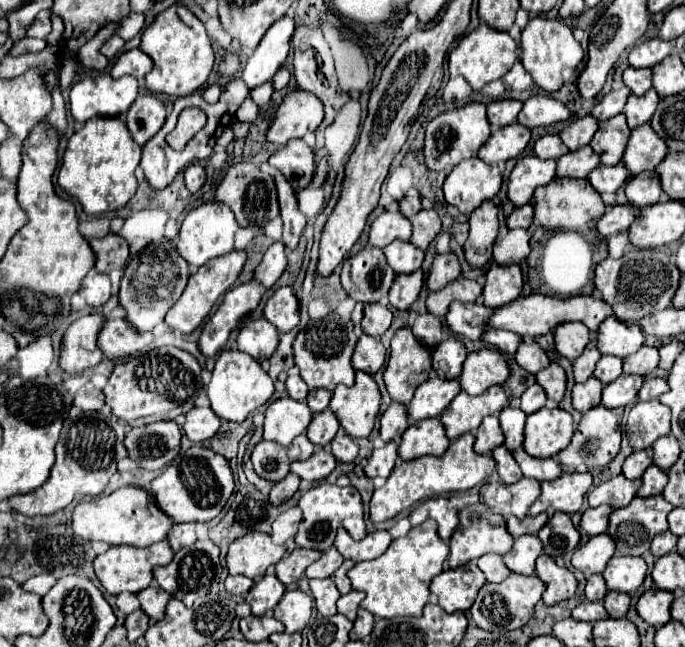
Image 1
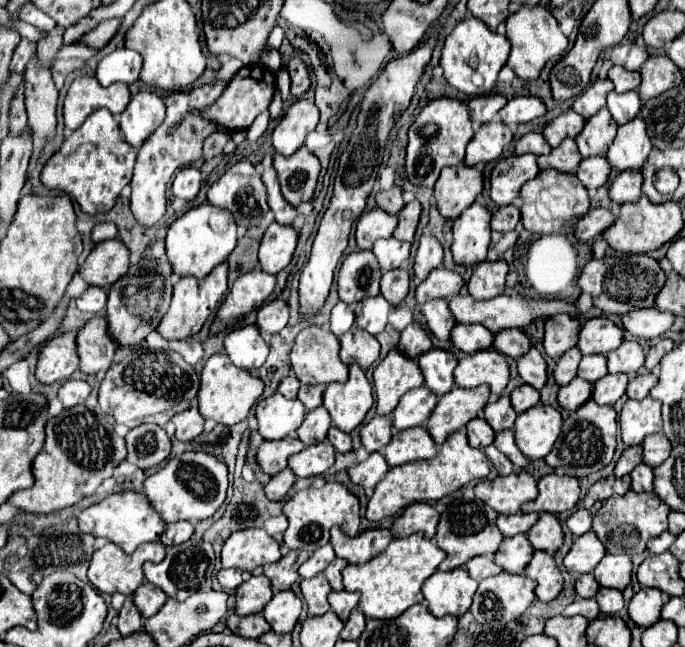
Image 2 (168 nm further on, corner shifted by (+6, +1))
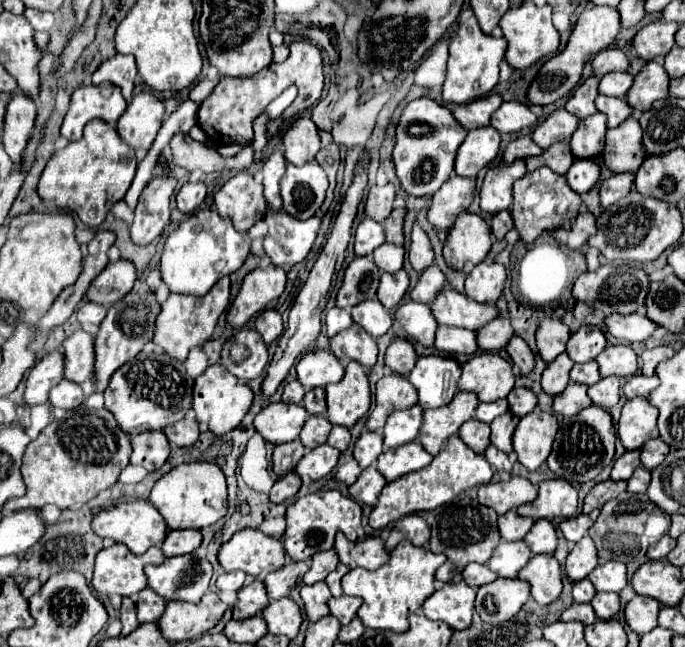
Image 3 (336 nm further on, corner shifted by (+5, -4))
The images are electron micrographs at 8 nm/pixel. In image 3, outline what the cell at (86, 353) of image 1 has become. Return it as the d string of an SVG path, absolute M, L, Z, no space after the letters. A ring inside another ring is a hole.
M48 352L28 374L24 400L28 406L36 406L48 400L50 390L64 380L64 352Z

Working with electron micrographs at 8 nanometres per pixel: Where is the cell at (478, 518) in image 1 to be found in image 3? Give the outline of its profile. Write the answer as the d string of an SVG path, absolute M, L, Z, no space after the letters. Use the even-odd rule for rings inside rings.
M470 488L462 494L458 494L450 504L442 506L440 510L432 510L428 514L422 514L430 528L432 528L432 538L430 538L430 550L432 552L442 552L446 554L446 562L438 568L436 578L442 582L450 582L454 580L458 574L462 574L462 570L470 564L470 562L478 562L478 564L486 564L494 552L494 548L500 542L500 532L496 526L498 514L488 508L482 506L476 500L476 488Z

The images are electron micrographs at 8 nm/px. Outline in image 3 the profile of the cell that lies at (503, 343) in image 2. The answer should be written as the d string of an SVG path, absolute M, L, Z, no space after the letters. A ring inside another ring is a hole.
M500 316L496 318L496 322L490 322L488 326L484 326L484 330L478 330L476 336L480 338L480 350L500 352L506 348L506 344L514 336L514 328L508 318Z

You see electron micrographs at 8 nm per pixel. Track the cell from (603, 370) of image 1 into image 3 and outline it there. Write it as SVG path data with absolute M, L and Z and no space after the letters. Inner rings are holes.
M584 362L584 364L574 364L574 368L570 370L570 380L578 382L578 384L586 384L592 386L600 380L600 372L598 372L598 364L596 362Z

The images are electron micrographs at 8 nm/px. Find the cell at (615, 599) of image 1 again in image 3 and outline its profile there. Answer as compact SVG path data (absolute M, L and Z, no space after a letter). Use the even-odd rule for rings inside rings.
M598 592L590 604L600 620L610 620L620 610L620 600L614 592Z

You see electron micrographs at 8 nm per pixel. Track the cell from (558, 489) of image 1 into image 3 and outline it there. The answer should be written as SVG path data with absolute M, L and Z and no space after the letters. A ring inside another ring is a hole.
M564 478L544 480L540 482L538 498L532 504L522 506L518 512L522 516L530 516L534 520L538 518L570 518L574 516L578 508L578 492L570 482L564 482Z

